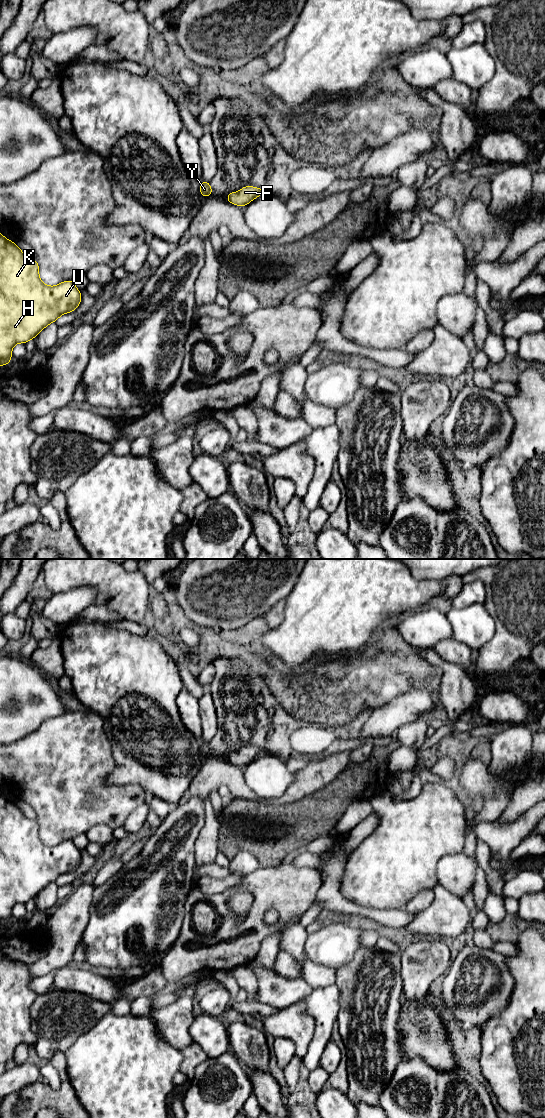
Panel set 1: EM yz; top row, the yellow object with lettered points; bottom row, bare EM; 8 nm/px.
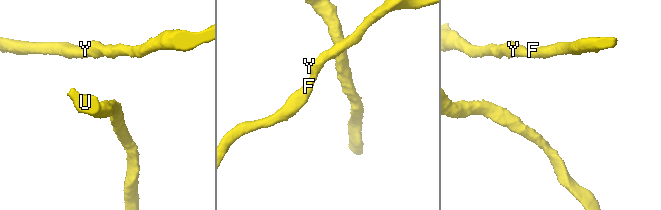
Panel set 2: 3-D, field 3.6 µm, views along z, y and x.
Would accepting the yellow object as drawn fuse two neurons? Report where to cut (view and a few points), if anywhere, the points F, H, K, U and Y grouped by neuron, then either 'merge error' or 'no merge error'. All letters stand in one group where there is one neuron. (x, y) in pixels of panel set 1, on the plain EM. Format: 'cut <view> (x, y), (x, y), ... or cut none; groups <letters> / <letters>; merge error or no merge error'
cut none; groups F H K U Y; no merge error

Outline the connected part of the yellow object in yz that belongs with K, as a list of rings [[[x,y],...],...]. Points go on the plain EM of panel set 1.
[[[0,793],[0,926],[10,924],[12,909],[16,903],[27,903],[61,875],[76,870],[81,863],[81,855],[82,852],[70,839],[57,846],[45,845],[39,837],[39,825],[36,819],[27,818],[16,803]]]

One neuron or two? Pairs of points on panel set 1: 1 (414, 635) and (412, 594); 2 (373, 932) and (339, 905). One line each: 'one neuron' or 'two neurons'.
1: two neurons
2: two neurons

